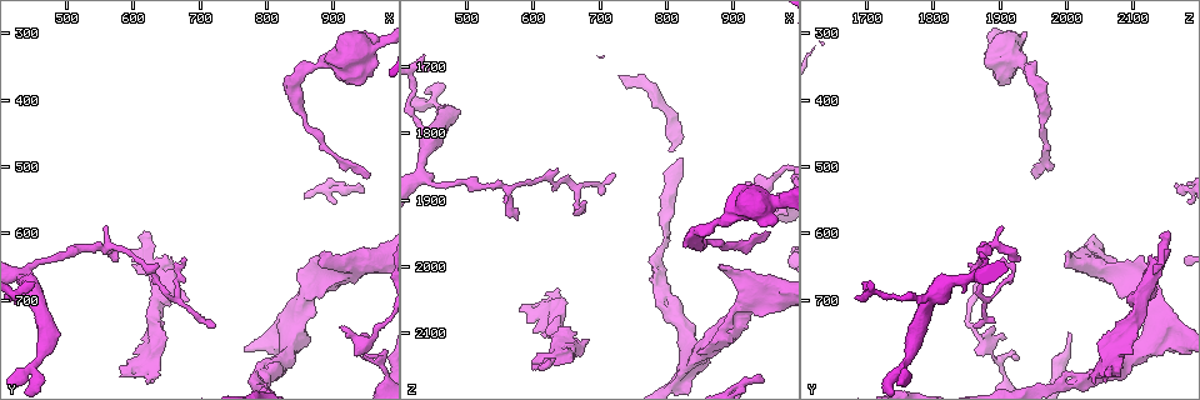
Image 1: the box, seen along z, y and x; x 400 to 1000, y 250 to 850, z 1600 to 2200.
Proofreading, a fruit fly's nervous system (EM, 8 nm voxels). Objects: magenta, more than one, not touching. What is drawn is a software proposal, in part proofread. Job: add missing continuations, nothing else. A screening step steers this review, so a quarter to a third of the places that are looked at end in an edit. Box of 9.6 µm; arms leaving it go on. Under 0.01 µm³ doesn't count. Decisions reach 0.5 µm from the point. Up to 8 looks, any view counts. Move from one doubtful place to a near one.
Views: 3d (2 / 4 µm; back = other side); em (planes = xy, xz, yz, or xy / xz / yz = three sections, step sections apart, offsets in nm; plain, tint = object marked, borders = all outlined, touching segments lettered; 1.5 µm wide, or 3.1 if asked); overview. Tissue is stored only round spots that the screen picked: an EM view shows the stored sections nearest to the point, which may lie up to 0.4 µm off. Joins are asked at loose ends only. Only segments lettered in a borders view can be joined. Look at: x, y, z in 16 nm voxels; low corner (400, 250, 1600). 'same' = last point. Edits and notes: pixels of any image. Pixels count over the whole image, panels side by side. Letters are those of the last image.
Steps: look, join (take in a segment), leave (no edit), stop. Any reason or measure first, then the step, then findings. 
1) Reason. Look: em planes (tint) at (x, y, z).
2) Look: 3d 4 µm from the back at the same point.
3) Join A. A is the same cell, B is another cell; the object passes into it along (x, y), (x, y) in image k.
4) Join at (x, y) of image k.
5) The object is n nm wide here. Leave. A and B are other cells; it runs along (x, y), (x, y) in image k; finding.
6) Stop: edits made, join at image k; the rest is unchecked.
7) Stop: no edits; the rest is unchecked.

Look: 3d 4 µm from the back at (880, 635, 2000).

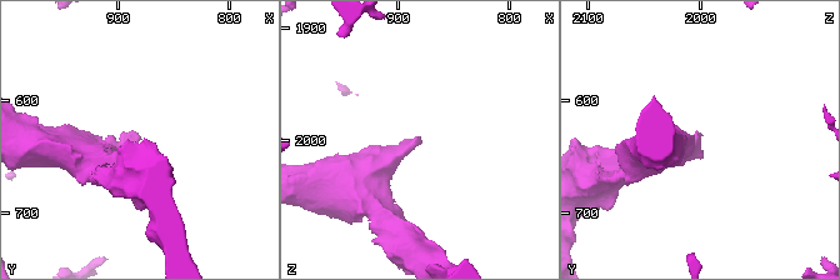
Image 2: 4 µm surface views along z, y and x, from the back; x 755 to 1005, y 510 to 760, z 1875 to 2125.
Look: em planes (tint) at (880, 628, 1998).

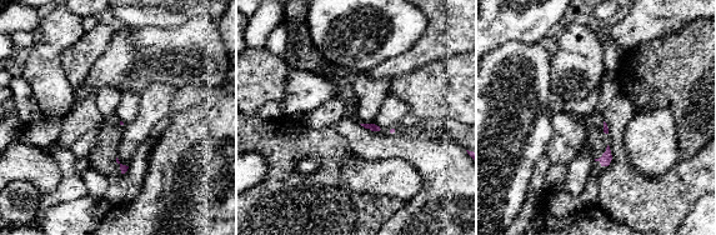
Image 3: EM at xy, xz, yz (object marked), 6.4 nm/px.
What lies round it. Look: em planes (borders) at the same point.

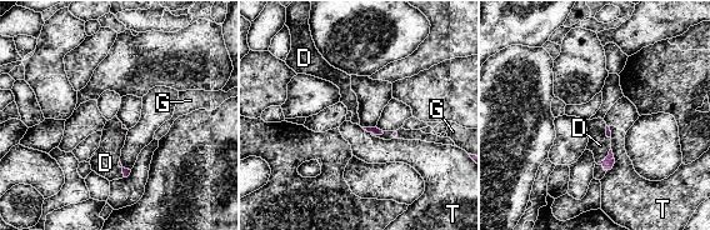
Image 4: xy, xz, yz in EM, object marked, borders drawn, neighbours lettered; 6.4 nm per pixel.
Join D. D is the same cell, G and T are other cells; the object passes into it along (609, 163), (604, 160), (600, 145) in image 4; the cell continues.

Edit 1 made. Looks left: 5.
Look: overview.

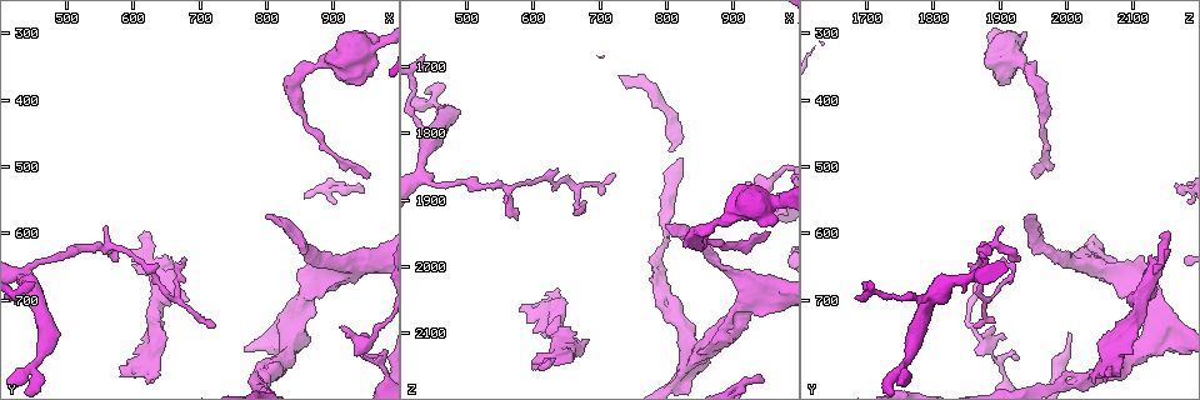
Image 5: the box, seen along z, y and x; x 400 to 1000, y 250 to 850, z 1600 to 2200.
Look: 3d 2 µm at (845, 655, 2125).

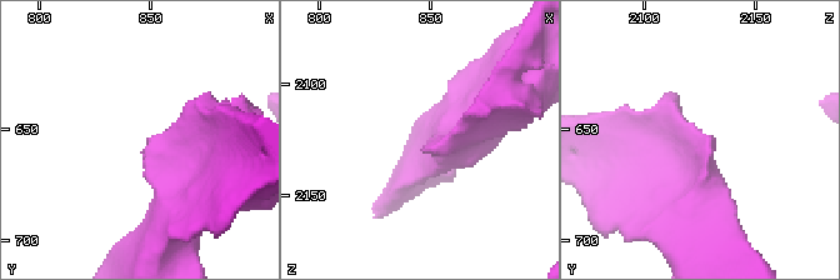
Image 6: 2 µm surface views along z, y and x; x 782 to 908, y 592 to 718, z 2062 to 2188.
The arms are 380, 380 nm wide. Look: em planes (borders) at (849, 660, 2126).

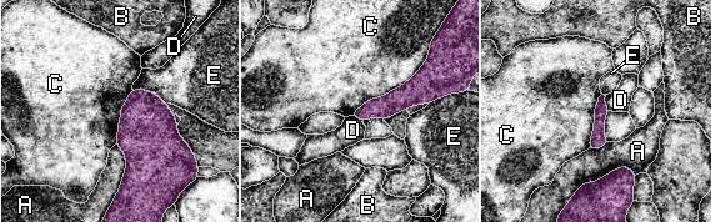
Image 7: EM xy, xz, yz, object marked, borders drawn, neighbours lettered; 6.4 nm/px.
Leave. A, B, C, D and E are other cells; it runs along (434, 92), (412, 92), (357, 114) in image 7; no lettered segment goes on from it.

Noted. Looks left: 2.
Branch stops here. Look: em planes (tint) at (970, 310, 1935).

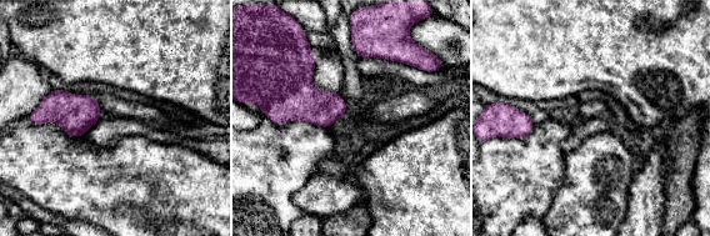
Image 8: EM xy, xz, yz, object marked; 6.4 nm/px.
See the neighbours. Look: em planes (borders) at the same point.

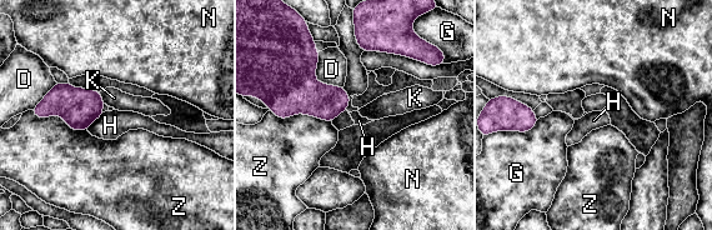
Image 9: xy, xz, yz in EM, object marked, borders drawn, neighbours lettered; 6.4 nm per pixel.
Leave. D, G, H, K, N and Z are other cells; a border runs along (104, 113), (90, 124), (88, 130) in image 9; none of them fits.

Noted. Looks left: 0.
Stop: edits made, join at image 4; the rest is unchecked.

